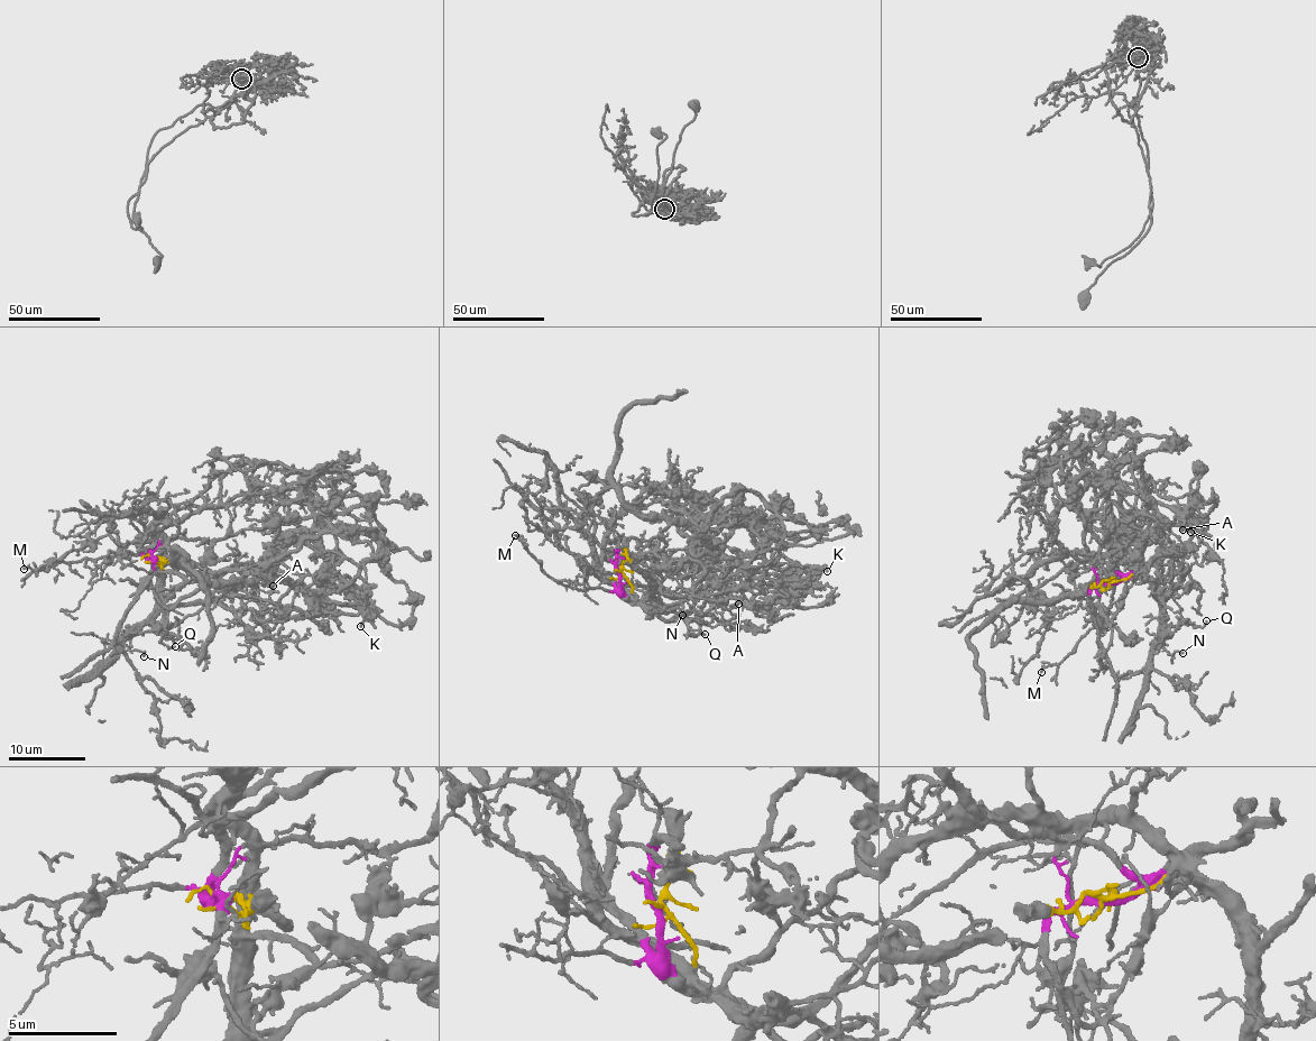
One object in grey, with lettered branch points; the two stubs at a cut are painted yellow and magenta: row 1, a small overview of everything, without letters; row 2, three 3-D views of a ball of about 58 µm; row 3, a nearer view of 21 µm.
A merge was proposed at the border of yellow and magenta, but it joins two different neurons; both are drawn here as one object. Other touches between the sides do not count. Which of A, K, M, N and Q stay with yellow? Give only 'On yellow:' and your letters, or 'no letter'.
On yellow: A, K, N, Q

